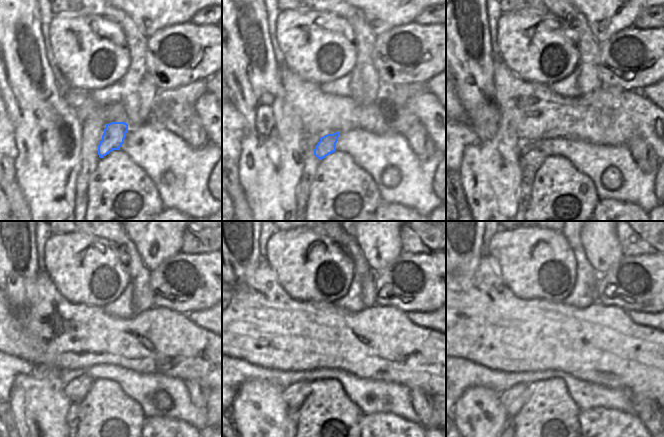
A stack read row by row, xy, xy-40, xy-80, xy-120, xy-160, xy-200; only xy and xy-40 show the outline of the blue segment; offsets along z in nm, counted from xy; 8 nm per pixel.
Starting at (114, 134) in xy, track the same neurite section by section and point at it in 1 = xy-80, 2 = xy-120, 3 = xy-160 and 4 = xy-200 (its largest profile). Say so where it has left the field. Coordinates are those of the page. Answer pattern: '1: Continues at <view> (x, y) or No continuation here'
1: Continues at xy-80 (530, 162)
2: Continues at xy-120 (78, 388)
3: Continues at xy-160 (294, 395)
4: Continues at xy-200 (512, 399).

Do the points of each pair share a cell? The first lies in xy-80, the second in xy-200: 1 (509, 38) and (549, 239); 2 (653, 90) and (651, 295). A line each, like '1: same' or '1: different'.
1: same
2: different

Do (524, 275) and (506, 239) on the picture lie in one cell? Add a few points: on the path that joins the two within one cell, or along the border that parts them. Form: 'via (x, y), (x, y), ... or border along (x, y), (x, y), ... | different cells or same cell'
via (524, 266), (524, 261), (511, 248) | same cell

